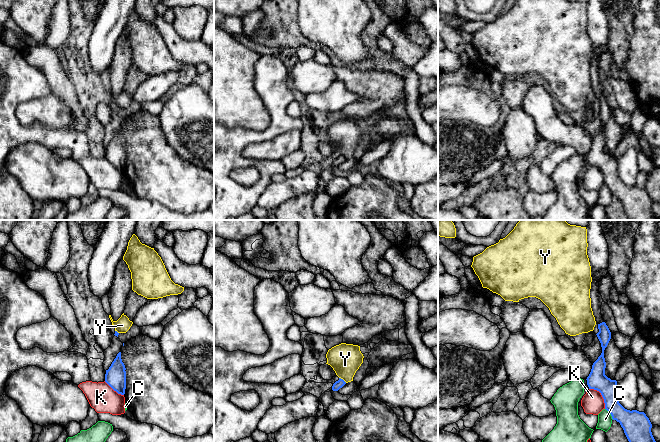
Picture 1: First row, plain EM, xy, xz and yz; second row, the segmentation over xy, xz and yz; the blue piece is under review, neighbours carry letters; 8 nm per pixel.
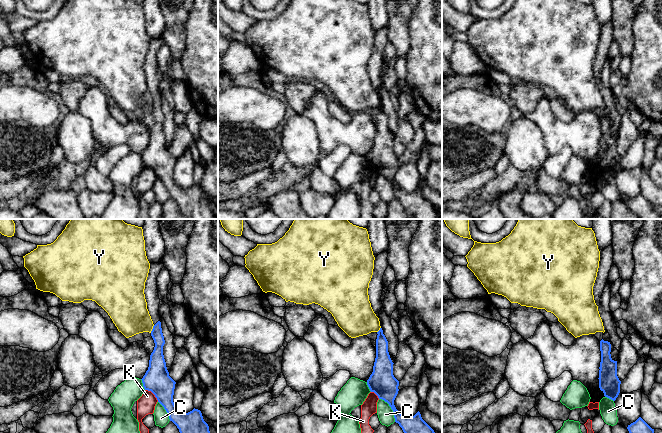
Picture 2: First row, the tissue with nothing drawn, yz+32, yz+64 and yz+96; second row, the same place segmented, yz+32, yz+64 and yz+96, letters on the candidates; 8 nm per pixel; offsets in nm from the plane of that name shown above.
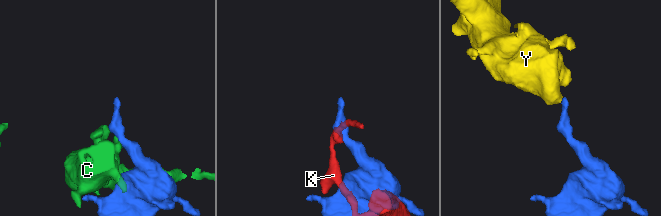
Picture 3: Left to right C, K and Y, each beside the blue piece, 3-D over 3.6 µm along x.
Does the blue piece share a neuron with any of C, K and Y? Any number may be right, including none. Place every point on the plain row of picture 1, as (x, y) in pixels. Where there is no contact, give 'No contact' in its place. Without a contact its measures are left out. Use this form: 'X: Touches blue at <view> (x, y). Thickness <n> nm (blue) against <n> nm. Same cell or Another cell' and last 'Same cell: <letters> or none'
C: Touches blue at yz (610, 189). Thickness 220 nm (blue) against 110 nm. Another cell
K: Touches blue at yz (601, 170). Thickness 160 nm (blue) against 180 nm. Another cell
Y: Touches blue at xz (342, 155). Thickness 70 nm (blue) against 260 nm. Another cell
Same cell: none

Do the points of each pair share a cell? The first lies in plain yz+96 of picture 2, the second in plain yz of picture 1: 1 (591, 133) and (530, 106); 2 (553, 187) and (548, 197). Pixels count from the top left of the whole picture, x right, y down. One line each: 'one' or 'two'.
1: one
2: two

